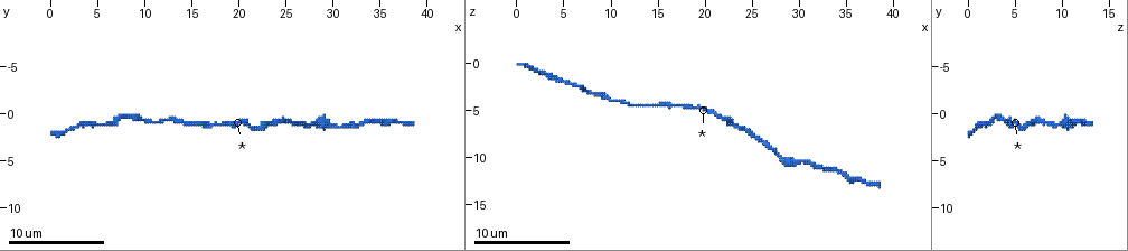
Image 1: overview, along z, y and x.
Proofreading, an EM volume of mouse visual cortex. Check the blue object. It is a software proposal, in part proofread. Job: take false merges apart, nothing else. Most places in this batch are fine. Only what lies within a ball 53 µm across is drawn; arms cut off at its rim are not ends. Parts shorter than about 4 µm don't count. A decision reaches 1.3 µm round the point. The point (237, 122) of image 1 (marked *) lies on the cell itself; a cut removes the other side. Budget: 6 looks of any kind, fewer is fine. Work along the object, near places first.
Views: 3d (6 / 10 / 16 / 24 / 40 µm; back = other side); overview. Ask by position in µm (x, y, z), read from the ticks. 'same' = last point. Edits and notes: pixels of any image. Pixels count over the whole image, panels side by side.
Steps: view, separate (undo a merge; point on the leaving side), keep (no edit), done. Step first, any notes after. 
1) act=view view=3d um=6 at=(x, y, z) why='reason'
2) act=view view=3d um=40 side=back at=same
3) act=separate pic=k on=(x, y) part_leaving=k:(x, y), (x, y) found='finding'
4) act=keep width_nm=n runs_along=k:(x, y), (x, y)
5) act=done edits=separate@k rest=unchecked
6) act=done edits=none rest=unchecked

act=view view=3d um=16 at=(25.0, 0.6, 7.6) why='thick turns thin'

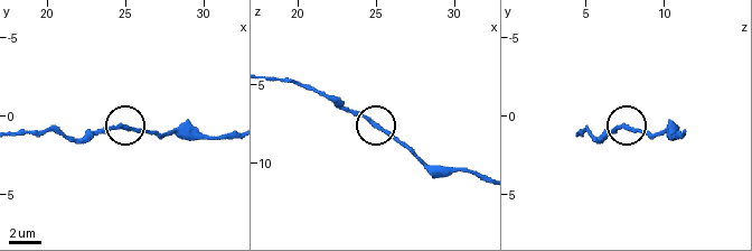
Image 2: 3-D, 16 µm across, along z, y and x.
act=view view=3d um=16 side=back at=(24.8, 0.8, 7.4)

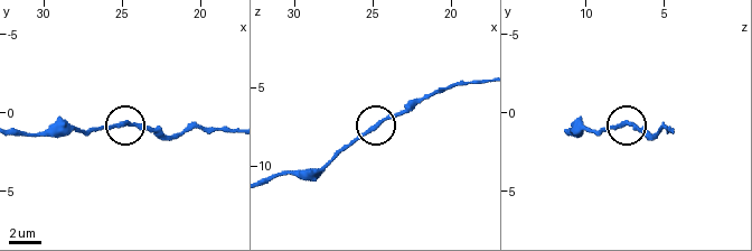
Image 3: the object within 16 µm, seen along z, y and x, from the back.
act=keep runs_along=3:(201, 127), (175, 135), (159, 135), (139, 127), (92, 127) found='one cell here'

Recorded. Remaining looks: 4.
act=view view=3d um=6 at=(29.8, 1.4, 10.2) why='calibre changes'

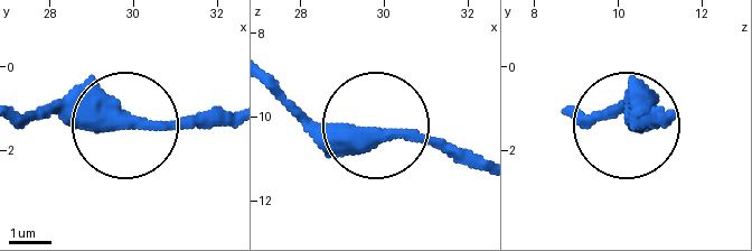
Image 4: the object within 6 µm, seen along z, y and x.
act=view view=3d um=6 side=back at=(29.75, 1.25, 10.45) why='from behind'

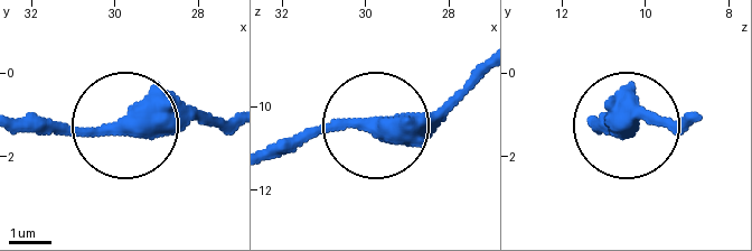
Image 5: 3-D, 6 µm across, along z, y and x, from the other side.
act=keep width_nm=440 runs_along=5:(479, 68), (436, 108), (269, 143) found='one cell here'

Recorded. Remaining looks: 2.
act=view view=3d um=6 at=(8.0, 0.0, 3.2) why='thin neck'

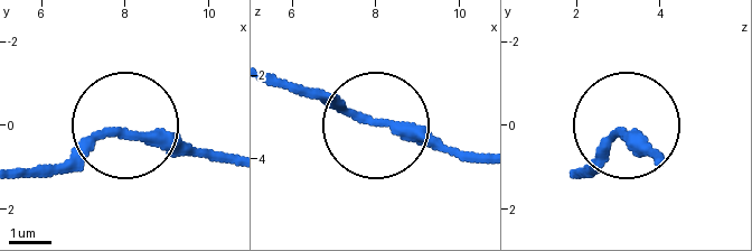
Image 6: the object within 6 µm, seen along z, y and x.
act=keep found='one cell here'

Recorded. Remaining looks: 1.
act=done edits=none rest=unchecked

